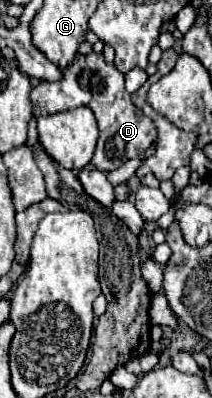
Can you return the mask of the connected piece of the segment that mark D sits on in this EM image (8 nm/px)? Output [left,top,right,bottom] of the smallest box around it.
[30,52,158,172]

